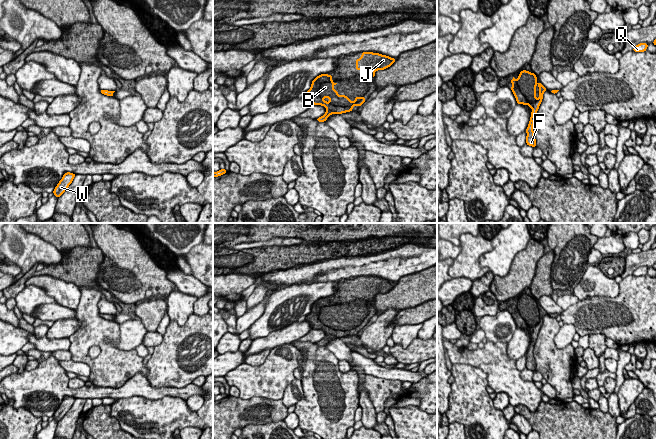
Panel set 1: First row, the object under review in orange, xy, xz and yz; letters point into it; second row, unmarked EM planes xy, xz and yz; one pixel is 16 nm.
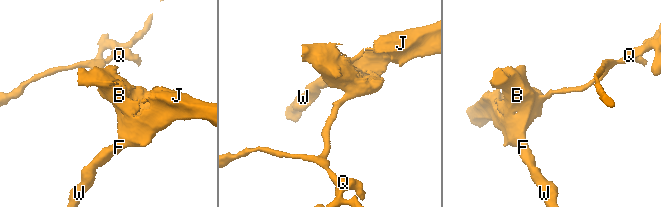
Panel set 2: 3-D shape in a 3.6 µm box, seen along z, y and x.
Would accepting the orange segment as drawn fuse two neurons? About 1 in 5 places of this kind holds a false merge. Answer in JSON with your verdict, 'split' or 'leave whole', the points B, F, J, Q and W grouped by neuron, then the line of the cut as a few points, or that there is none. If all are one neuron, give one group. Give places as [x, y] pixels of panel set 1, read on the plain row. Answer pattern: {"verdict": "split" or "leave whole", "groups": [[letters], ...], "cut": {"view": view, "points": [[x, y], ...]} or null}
{"verdict": "leave whole", "groups": [["B", "F", "J", "Q", "W"]], "cut": null}

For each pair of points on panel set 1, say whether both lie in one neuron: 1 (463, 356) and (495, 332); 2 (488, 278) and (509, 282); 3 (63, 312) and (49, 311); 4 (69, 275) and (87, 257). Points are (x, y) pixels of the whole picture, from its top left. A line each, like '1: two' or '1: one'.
1: two
2: two
3: one
4: one

